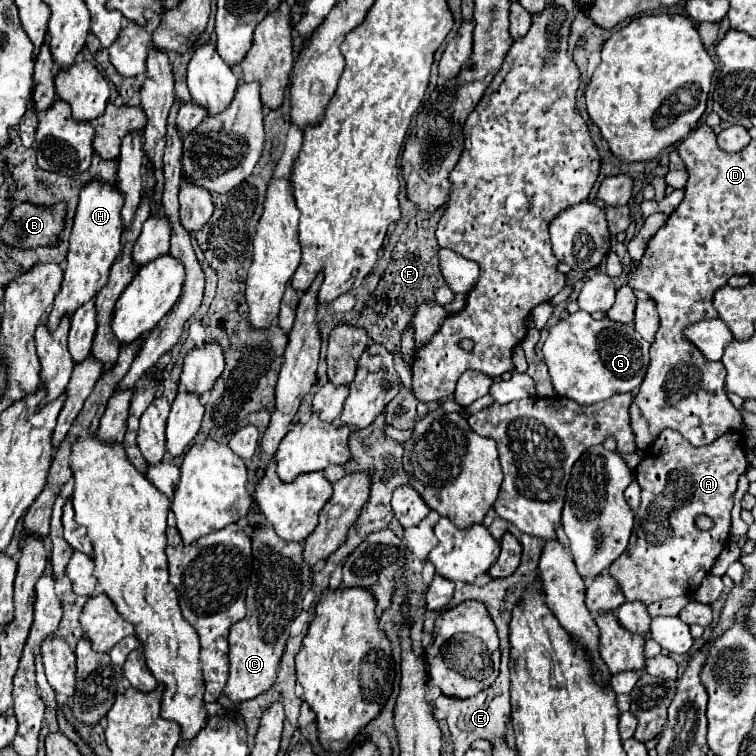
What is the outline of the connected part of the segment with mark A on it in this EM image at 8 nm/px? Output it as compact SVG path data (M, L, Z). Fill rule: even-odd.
M665 429L657 437L645 459L647 465L637 465L635 469L635 477L641 487L641 503L635 513L635 529L629 539L627 551L609 567L609 573L617 579L627 601L641 601L645 605L651 605L669 597L691 595L707 577L709 569L729 541L733 493L737 489L739 475L747 471L747 461L743 453L743 437L737 431L725 433L709 445L693 447L681 433L673 429ZM699 515L711 517L713 527L707 531L697 529L695 519Z

